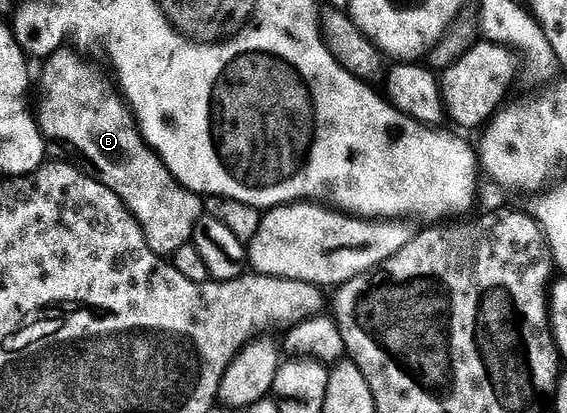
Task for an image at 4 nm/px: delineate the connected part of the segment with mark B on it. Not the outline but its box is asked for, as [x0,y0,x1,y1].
[36,52,204,258]

